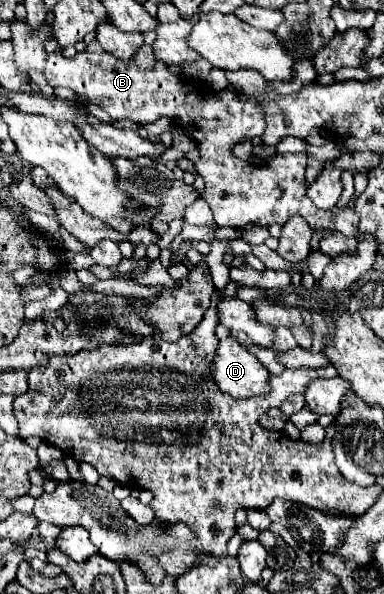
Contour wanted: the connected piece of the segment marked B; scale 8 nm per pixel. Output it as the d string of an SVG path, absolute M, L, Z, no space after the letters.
M93 41L73 59L65 59L59 53L49 53L43 73L51 87L73 89L105 109L115 121L129 119L147 125L159 117L169 117L171 121L177 121L183 131L187 123L187 133L195 139L201 153L199 161L195 163L197 173L205 181L205 191L201 197L209 203L219 227L245 229L251 225L285 225L291 215L299 213L317 233L333 231L357 235L359 215L351 205L321 211L307 197L305 153L275 155L271 161L261 165L241 161L233 155L233 145L260 137L266 128L261 107L255 101L245 101L245 95L239 91L231 87L213 91L205 83L187 87L187 81L181 81L181 77L173 75L165 63L153 57L153 49L149 45L143 45L129 61L121 61Z

